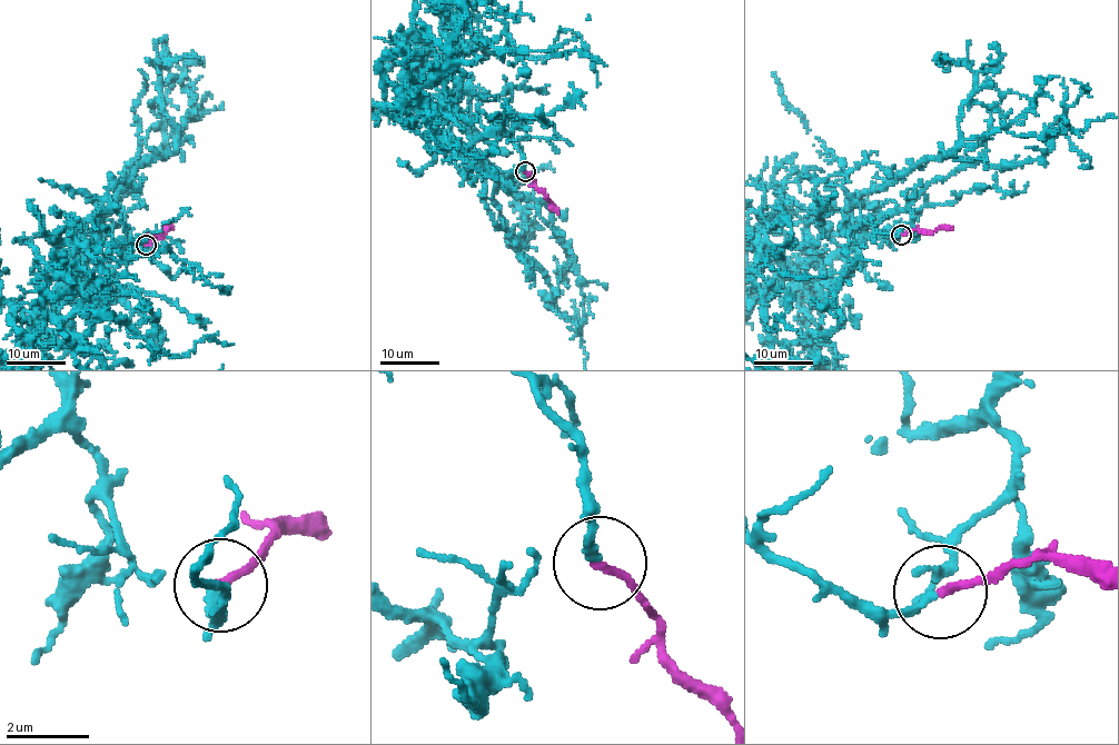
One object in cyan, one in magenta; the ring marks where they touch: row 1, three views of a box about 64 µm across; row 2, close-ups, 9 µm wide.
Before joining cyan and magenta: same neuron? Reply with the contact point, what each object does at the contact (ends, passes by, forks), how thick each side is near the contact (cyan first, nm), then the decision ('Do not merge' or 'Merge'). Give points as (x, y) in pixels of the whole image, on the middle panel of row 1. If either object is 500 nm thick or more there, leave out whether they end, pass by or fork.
Place: (525, 171). At the ring cyan ends. At the ring magenta ends. Thickness 200 nm (cyan) against 190 nm. Merge

